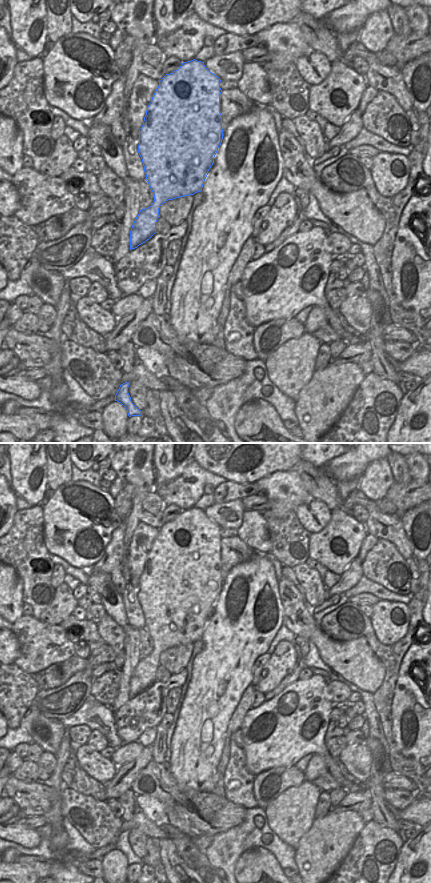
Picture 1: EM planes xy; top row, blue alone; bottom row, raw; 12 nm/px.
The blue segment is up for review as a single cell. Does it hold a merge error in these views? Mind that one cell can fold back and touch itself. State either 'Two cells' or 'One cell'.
Two cells

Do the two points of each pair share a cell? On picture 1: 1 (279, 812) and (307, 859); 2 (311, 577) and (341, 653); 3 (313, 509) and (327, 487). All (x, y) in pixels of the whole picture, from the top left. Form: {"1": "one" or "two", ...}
{"1": "two", "2": "two", "3": "two"}

